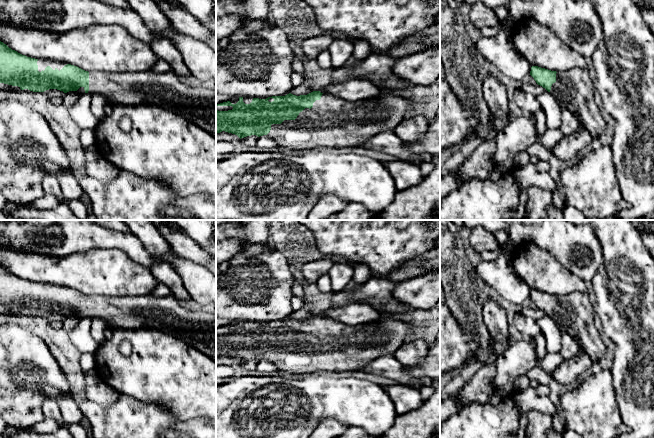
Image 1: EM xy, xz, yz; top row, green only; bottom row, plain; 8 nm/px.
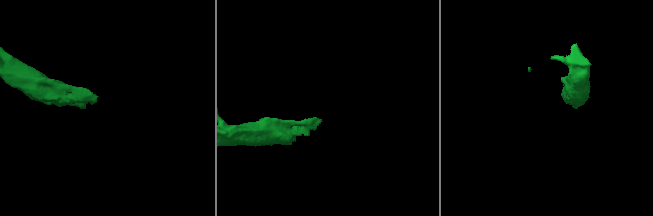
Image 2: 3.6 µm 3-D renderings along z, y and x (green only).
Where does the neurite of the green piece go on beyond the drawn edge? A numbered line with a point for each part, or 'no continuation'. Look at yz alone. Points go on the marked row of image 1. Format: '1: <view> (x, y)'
1: yz (574, 89)

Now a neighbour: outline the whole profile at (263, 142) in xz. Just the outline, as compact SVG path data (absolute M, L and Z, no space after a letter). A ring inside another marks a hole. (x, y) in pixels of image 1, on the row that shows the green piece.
M263 135L257 139L256 146L260 149L269 149L276 147L277 143L267 135Z

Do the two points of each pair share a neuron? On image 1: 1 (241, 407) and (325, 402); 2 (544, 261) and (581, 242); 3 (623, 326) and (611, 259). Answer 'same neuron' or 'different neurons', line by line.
1: same neuron
2: different neurons
3: same neuron

